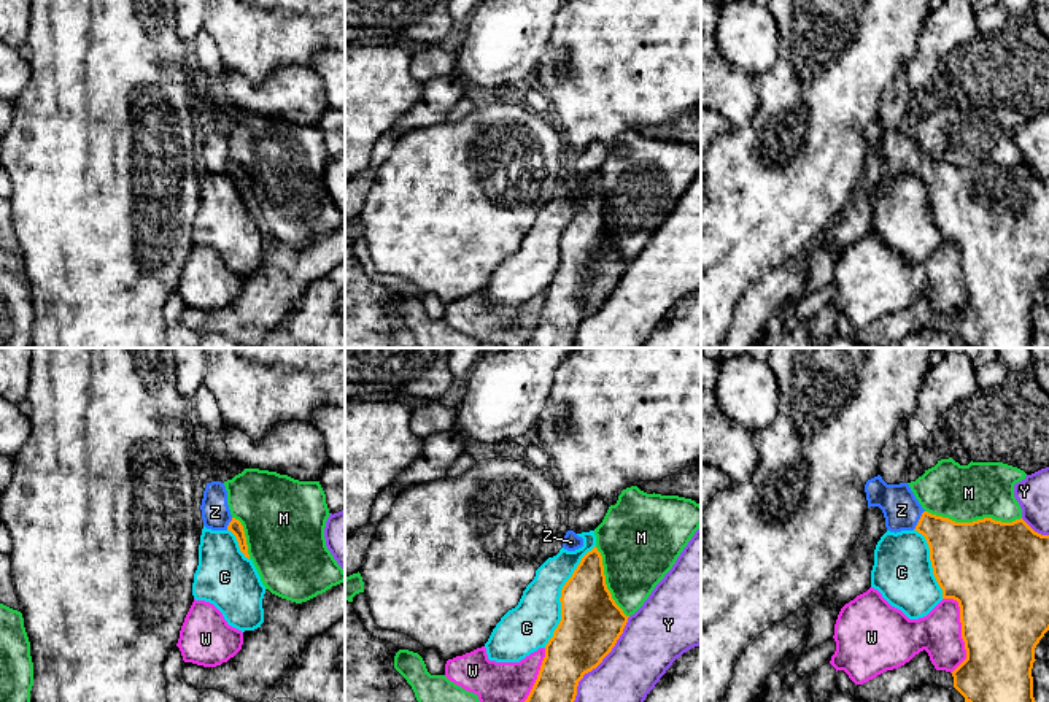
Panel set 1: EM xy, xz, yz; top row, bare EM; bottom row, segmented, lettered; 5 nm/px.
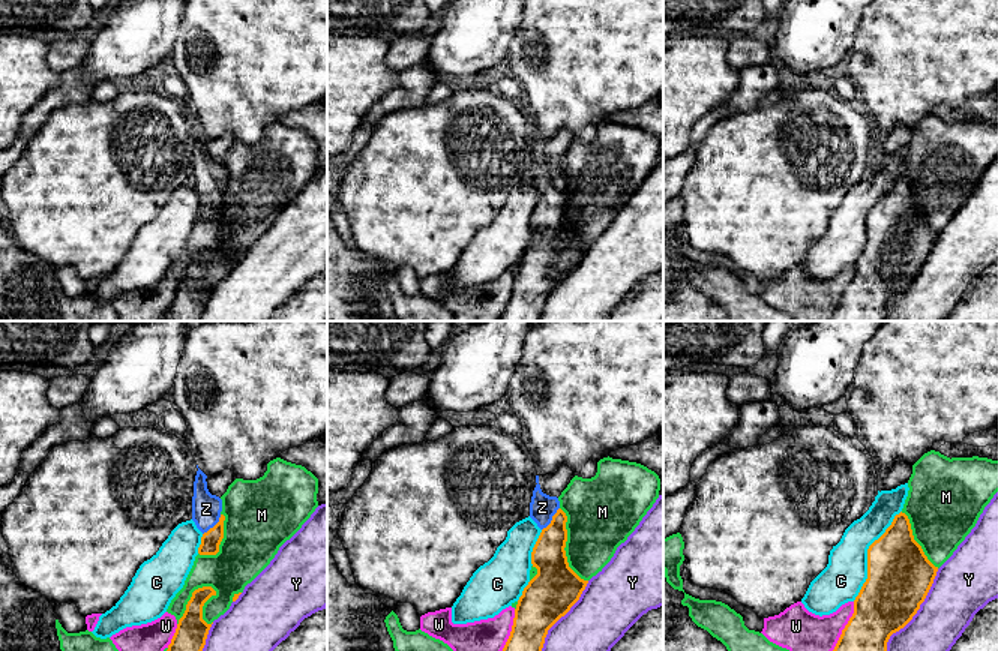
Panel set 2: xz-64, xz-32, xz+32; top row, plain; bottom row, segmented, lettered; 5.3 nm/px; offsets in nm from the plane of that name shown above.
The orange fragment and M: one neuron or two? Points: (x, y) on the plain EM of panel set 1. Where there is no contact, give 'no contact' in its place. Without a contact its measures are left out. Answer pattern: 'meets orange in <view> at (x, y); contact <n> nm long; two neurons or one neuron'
meets orange in yz at (973, 165); contact 480 nm long; two neurons

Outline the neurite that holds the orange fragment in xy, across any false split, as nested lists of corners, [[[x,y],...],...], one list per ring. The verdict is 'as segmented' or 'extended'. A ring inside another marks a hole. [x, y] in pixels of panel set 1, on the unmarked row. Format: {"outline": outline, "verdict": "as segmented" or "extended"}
{"outline": [[[207,127],[200,154],[203,170],[211,175],[230,175],[238,186],[240,195],[250,203],[245,175],[242,167],[230,159],[224,127]]], "verdict": "extended"}

